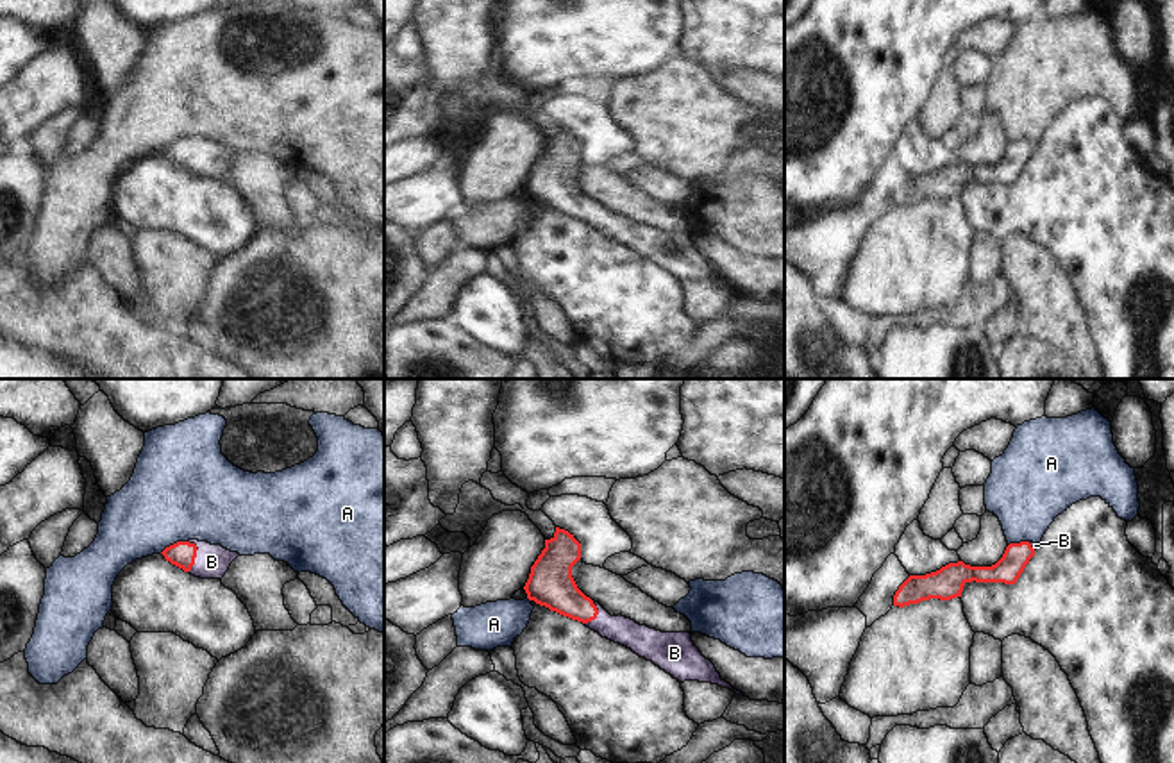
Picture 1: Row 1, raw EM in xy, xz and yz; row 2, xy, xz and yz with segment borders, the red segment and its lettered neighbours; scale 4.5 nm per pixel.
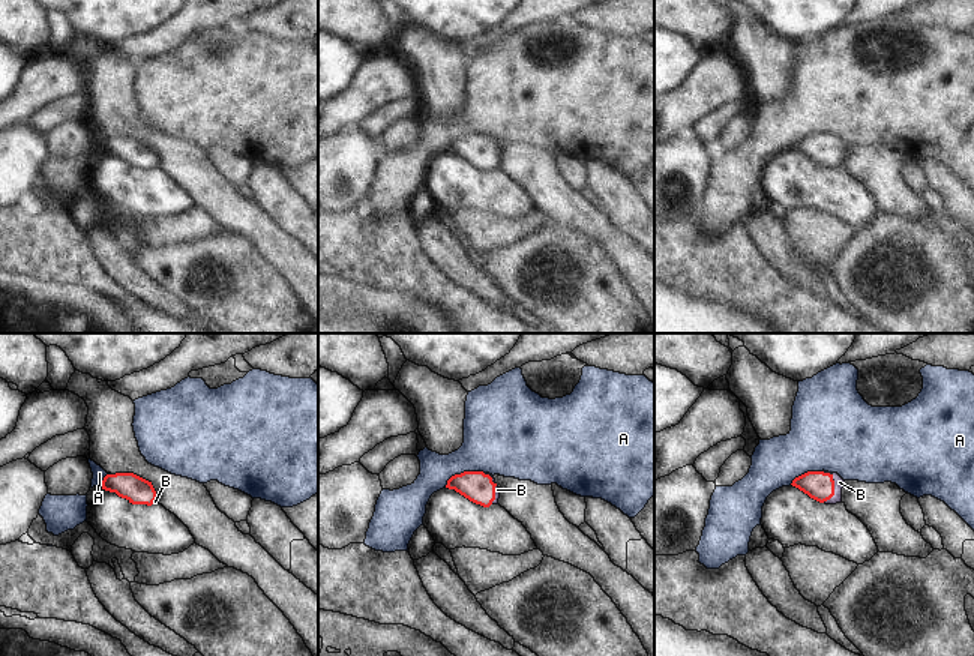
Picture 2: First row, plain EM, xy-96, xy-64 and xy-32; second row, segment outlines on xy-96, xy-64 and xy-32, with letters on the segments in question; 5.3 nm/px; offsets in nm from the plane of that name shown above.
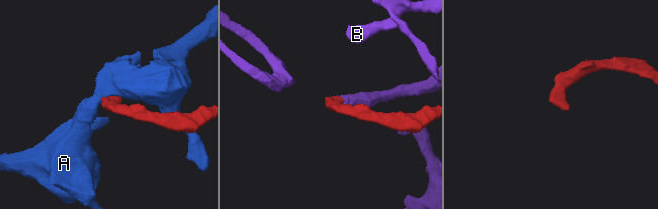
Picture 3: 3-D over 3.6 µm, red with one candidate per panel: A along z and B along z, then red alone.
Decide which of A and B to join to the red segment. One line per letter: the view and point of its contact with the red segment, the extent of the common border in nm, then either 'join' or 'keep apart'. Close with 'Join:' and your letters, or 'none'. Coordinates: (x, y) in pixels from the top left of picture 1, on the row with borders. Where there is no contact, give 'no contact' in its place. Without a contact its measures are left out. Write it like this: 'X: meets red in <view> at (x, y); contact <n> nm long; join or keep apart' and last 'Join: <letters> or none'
A: meets red in xy at (174, 544); contact 140 nm long; keep apart
B: meets red in xy at (195, 554); contact 140 nm long; join
Join: B

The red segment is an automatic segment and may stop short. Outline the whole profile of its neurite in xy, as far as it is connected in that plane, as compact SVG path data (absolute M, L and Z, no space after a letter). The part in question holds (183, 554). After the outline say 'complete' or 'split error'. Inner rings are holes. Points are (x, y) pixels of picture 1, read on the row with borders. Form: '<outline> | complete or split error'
M198 540L177 541L161 554L172 565L200 579L222 579L231 563L239 556L222 545L211 545Z | split error

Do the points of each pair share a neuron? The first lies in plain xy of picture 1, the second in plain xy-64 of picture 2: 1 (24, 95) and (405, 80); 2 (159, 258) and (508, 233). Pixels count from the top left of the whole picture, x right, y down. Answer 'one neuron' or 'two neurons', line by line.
1: one neuron
2: one neuron

